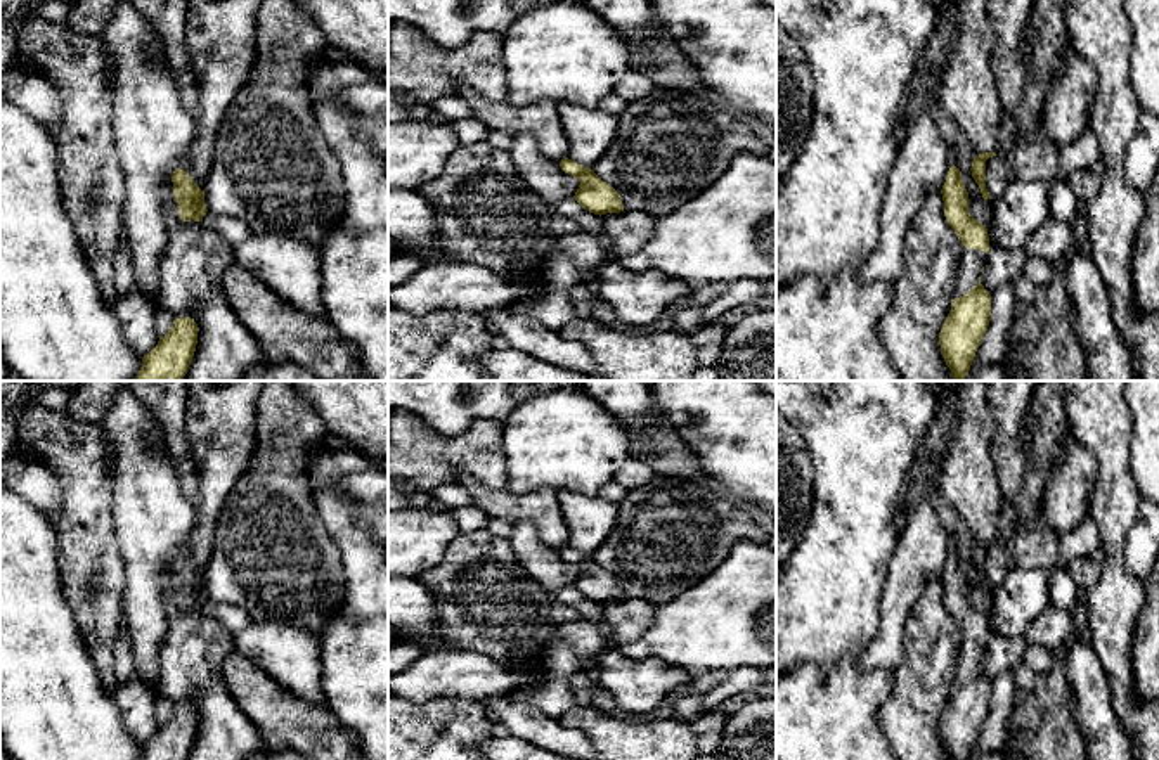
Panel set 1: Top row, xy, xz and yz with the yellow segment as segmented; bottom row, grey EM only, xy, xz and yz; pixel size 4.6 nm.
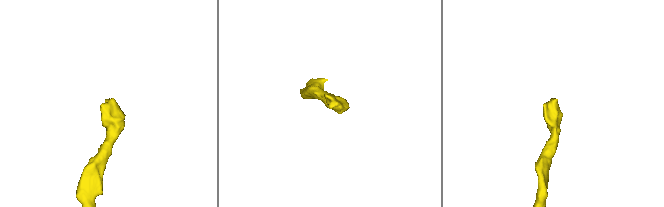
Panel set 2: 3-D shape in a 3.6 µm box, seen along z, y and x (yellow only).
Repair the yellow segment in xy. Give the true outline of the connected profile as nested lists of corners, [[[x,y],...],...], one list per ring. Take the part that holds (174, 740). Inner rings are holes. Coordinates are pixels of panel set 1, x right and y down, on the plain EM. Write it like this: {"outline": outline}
{"outline": [[[191,705],[173,708],[170,718],[142,744],[139,760],[187,760],[197,732],[197,712]]]}

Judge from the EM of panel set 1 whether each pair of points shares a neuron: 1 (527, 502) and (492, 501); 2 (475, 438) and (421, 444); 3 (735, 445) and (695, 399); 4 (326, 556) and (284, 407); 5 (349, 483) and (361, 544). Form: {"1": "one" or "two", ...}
{"1": "one", "2": "one", "3": "one", "4": "one", "5": "one"}

